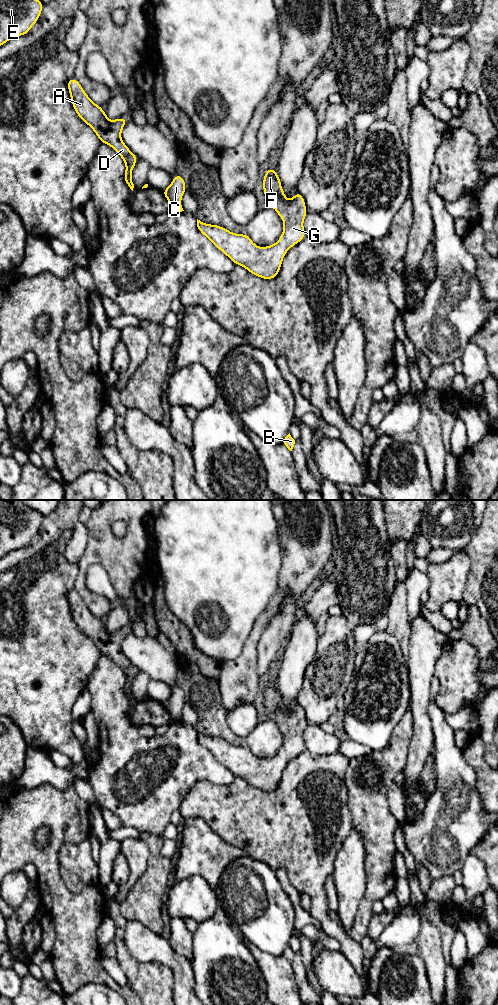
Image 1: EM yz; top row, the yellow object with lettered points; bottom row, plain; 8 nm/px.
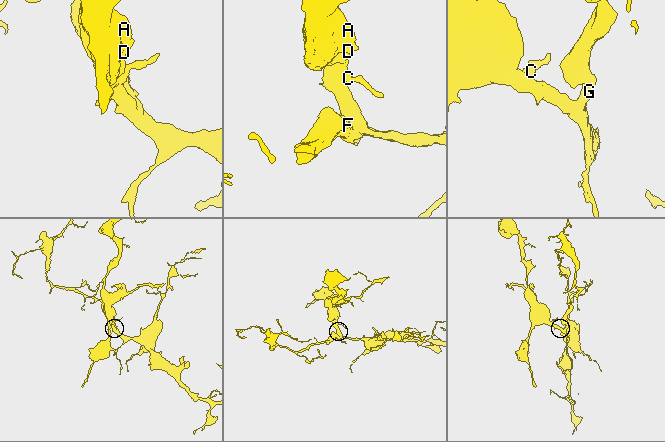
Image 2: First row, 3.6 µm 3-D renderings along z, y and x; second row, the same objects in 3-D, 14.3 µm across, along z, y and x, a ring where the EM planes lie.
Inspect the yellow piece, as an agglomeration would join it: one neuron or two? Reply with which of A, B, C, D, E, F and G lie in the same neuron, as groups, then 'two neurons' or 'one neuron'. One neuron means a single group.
A B C D E F G | one neuron

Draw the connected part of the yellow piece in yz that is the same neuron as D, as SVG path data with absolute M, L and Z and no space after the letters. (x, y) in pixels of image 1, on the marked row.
M75 77L67 81L67 88L70 93L72 106L78 117L93 129L100 143L112 147L124 160L126 167L125 181L133 191L132 172L138 157L130 151L121 139L122 129L127 124L128 119L121 117L110 121L106 112L88 97Z

